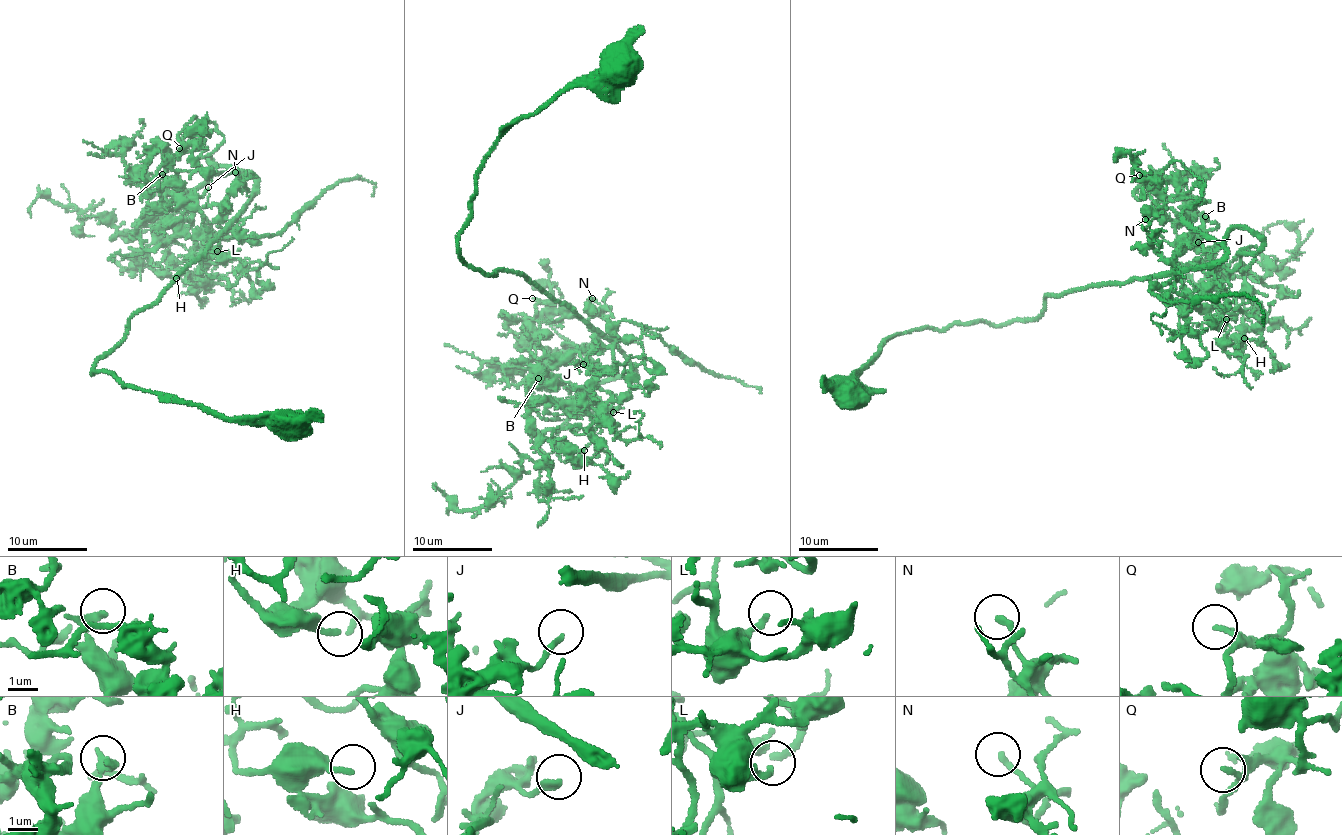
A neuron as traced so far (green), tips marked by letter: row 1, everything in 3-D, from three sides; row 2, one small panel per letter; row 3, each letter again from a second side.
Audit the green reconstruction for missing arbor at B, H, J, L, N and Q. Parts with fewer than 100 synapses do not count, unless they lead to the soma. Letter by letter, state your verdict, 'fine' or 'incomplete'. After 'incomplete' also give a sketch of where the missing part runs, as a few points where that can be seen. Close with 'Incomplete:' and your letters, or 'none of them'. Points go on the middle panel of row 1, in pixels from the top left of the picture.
B: fine
H: fine
J: fine
L: fine
N: fine
Q: fine
Incomplete: none of them

